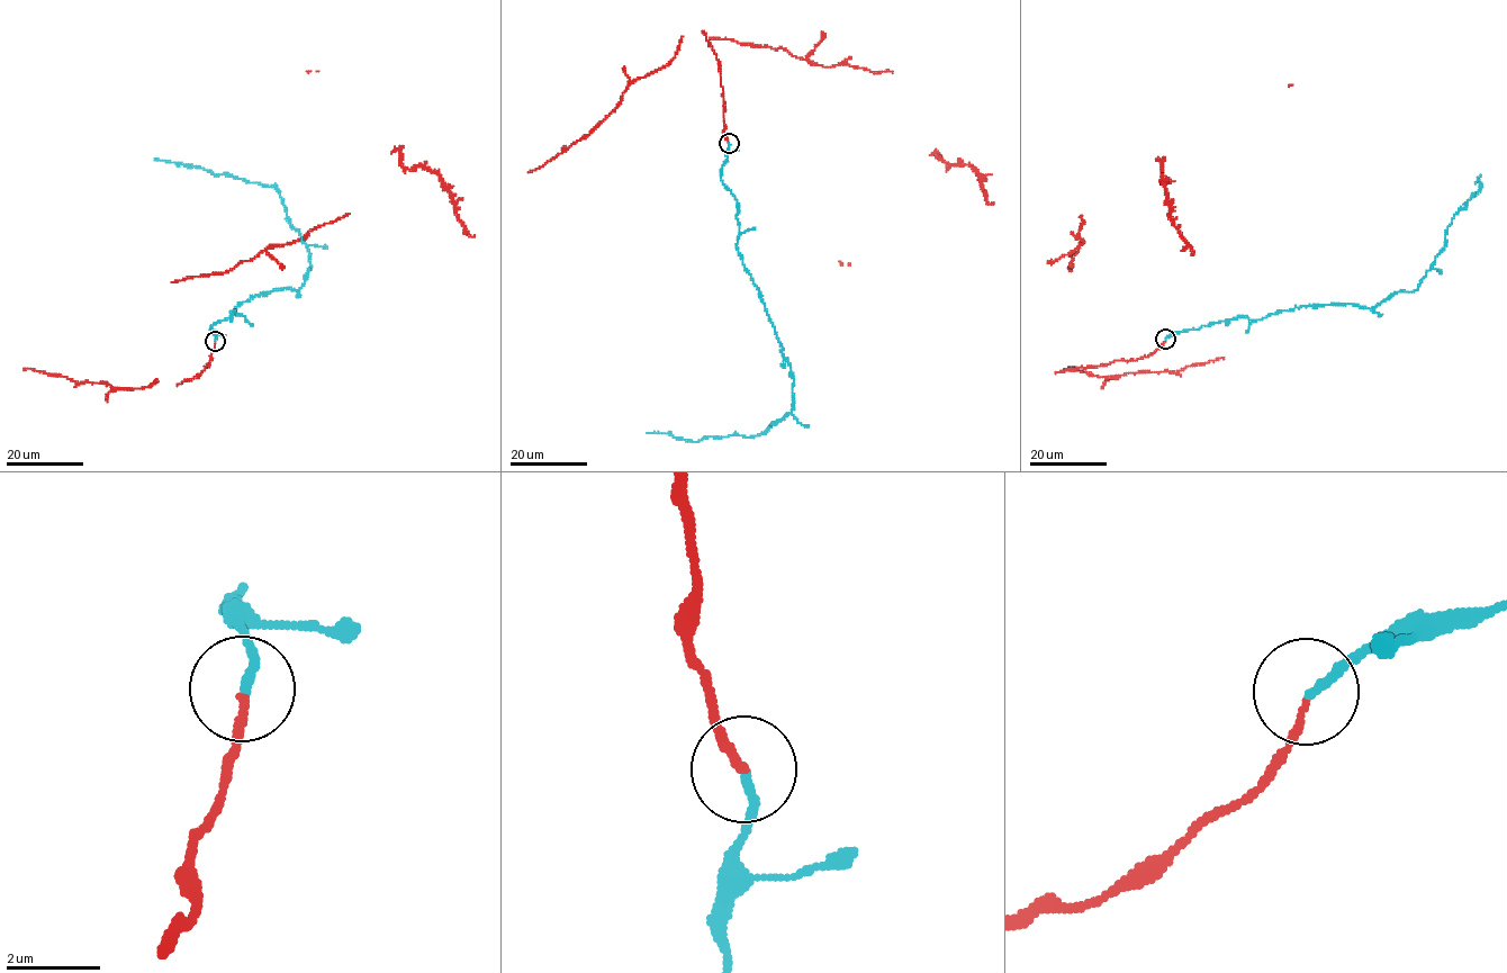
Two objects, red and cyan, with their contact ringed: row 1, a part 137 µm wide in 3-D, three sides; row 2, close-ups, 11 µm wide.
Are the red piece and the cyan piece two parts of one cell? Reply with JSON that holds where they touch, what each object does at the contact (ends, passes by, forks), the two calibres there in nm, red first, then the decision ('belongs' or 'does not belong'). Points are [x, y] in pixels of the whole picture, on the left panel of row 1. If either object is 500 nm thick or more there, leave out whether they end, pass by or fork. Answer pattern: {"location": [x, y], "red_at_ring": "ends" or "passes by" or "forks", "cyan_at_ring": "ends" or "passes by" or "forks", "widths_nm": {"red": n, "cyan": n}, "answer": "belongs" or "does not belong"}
{"location": [215, 341], "red_at_ring": "ends", "cyan_at_ring": "ends", "widths_nm": {"red": 160, "cyan": 190}, "answer": "belongs"}

